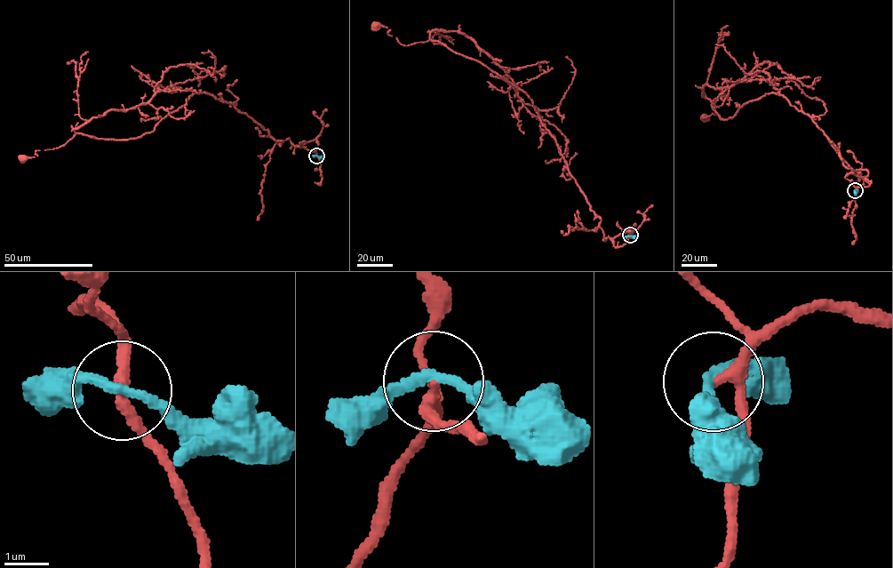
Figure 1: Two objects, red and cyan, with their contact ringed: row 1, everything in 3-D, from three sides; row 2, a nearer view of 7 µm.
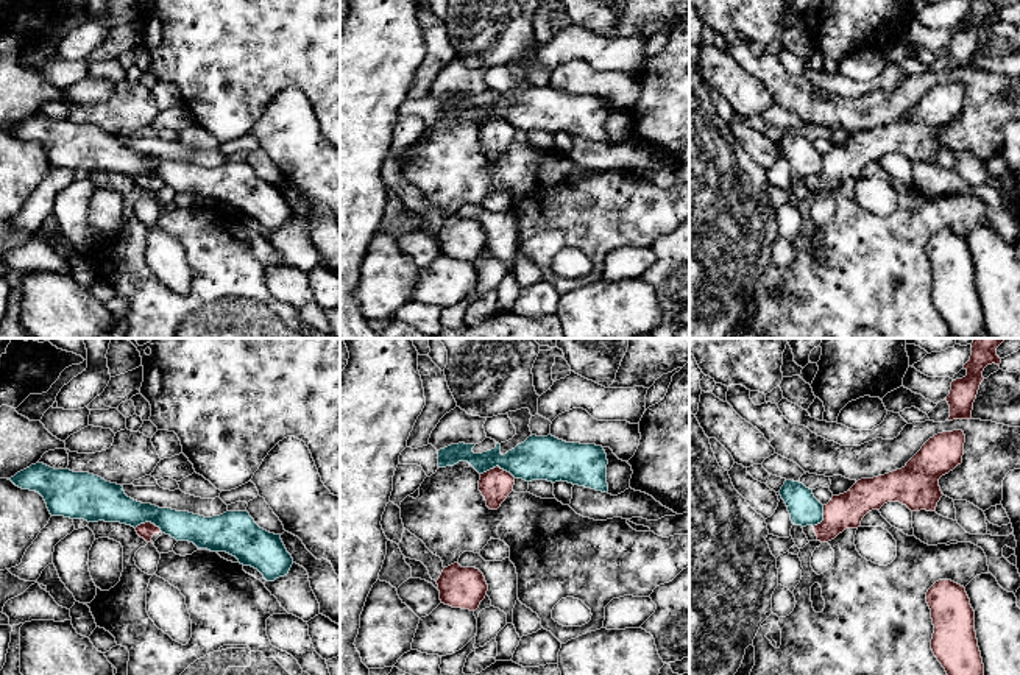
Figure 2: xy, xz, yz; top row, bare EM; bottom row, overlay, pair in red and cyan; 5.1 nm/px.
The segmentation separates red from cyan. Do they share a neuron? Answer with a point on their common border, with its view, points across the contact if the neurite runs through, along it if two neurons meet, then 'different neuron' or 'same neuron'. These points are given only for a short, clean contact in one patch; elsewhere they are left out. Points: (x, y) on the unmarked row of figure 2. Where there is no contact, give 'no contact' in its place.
contact xz (498, 117); border xz (481, 123), (499, 117), (515, 128); different neuron

